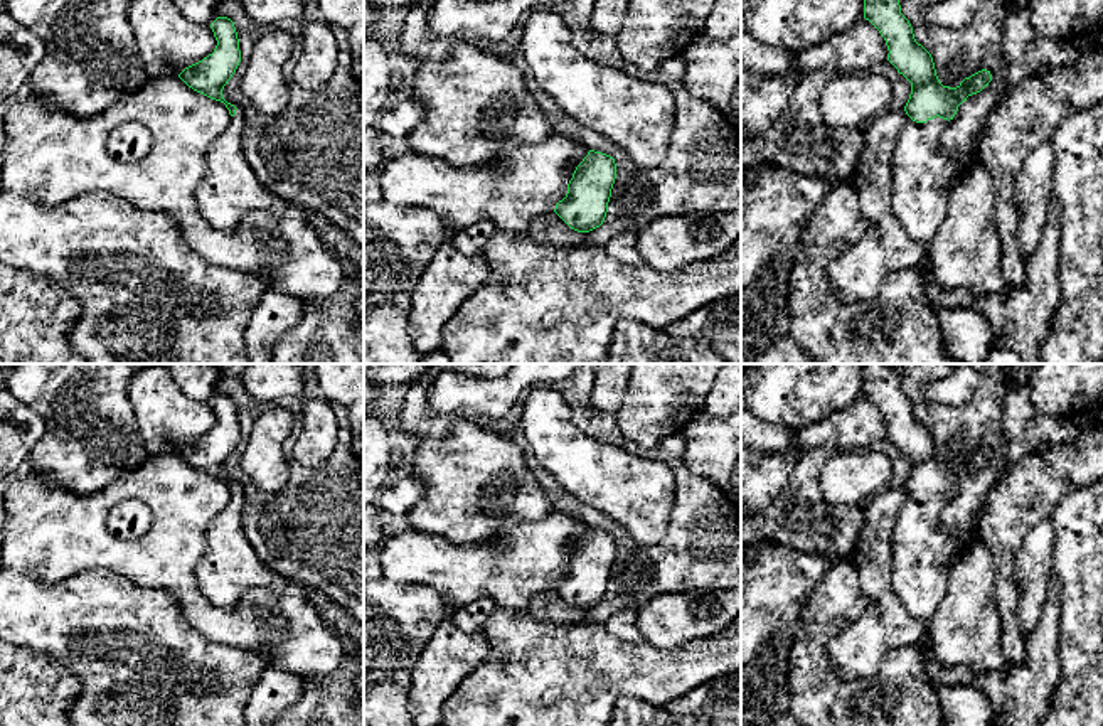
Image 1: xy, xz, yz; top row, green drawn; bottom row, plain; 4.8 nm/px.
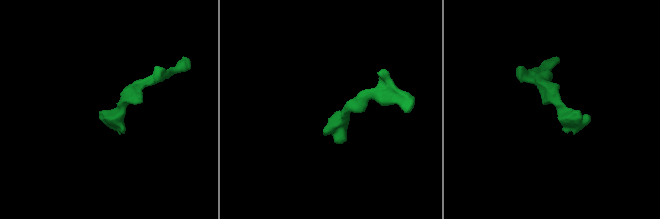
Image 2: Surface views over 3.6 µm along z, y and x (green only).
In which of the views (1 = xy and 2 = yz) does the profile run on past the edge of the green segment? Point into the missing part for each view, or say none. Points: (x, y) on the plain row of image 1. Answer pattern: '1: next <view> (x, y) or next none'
1: next xy (229, 566)
2: next yz (923, 555)

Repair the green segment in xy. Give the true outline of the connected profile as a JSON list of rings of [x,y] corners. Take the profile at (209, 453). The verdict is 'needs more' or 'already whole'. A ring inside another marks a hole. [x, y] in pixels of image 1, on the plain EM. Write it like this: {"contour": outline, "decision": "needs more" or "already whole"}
{"contour": [[[217,394],[210,406],[217,418],[214,430],[185,445],[179,455],[194,468],[224,480],[231,492],[229,504],[207,529],[207,547],[195,568],[202,593],[219,608],[229,610],[236,608],[251,588],[263,586],[280,593],[290,581],[268,568],[256,554],[241,522],[244,494],[222,473],[224,463],[241,440],[234,399]]], "decision": "needs more"}

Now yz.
{"contour": [[[862,364],[864,396],[887,423],[887,438],[911,460],[904,483],[908,495],[893,531],[891,585],[908,611],[931,622],[948,590],[953,568],[978,531],[978,507],[972,534],[956,537],[940,527],[940,514],[968,473],[980,470],[992,458],[982,446],[965,455],[956,465],[943,463],[931,431],[916,419],[909,398],[901,391],[899,374],[891,364]]], "decision": "needs more"}

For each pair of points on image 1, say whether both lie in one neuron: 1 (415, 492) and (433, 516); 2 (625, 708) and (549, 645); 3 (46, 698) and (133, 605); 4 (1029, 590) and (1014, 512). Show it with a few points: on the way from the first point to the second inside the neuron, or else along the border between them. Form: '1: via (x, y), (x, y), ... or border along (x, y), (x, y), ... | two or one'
1: border along (415, 475), (425, 485), (425, 496), (408, 514) | two
2: border along (613, 704), (620, 696), (635, 696), (655, 706) | two
3: border along (34, 652), (76, 677), (73, 708) | two
4: border along (1046, 517), (1024, 539), (1017, 555), (1017, 587) | two

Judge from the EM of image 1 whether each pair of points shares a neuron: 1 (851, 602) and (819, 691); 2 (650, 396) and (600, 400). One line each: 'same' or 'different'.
1: same
2: different

